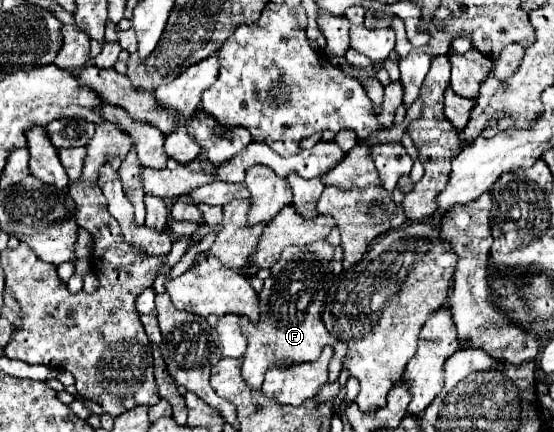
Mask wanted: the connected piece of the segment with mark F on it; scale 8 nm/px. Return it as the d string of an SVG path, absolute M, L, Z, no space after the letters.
M326 241L310 243L304 247L288 247L270 267L270 277L264 281L262 293L266 303L278 303L278 317L258 325L250 323L250 319L240 319L240 331L248 341L242 359L242 379L252 389L260 389L270 367L312 363L316 357L320 357L324 345L332 343L332 337L320 317L324 303L324 279L330 271L332 251L334 247Z

